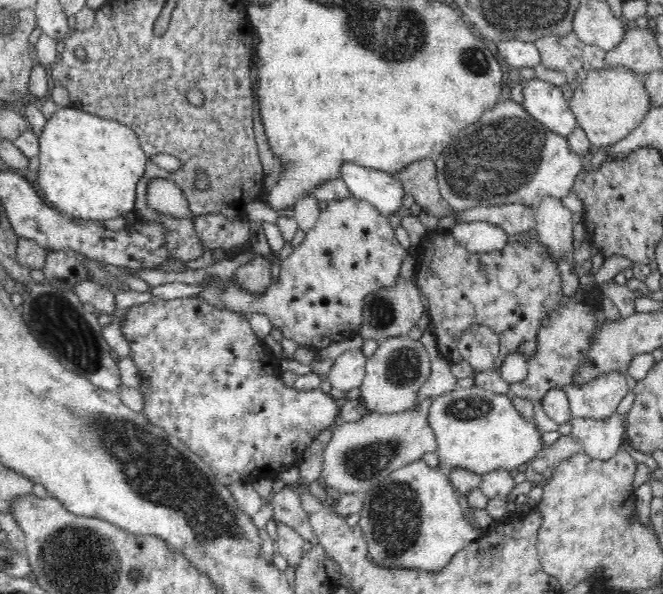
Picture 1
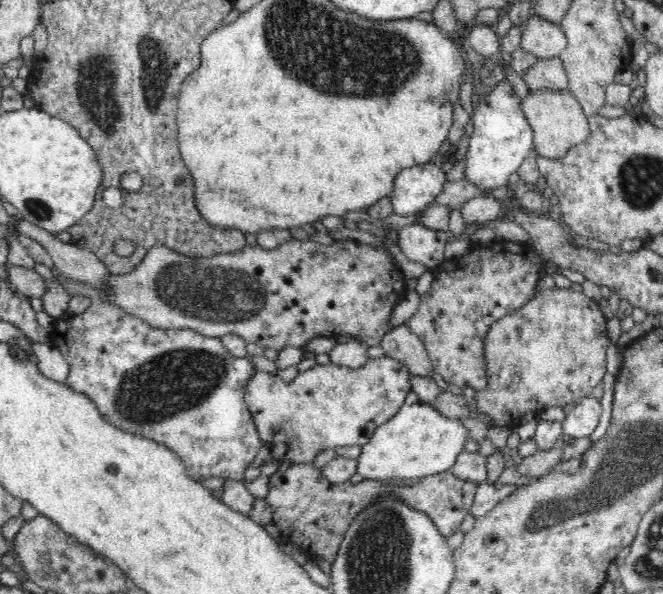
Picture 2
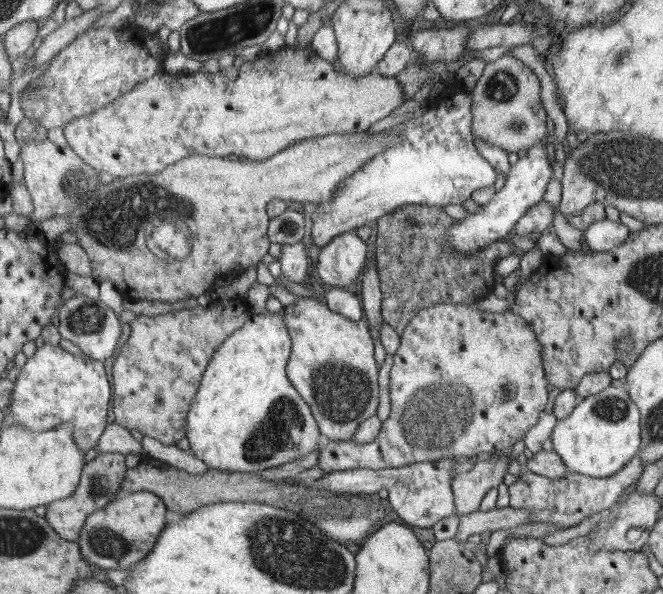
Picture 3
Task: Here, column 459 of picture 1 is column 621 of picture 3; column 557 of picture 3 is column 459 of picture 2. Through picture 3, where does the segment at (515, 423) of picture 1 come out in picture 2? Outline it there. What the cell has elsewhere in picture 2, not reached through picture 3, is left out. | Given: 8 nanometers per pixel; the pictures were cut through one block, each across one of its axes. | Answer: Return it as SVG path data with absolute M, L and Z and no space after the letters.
M427 402L404 405L391 416L386 424L379 425L371 434L370 440L362 445L361 454L356 459L355 472L370 480L421 479L452 468L457 456L464 451L464 444L469 439L467 429L458 419L446 418L435 411Z

